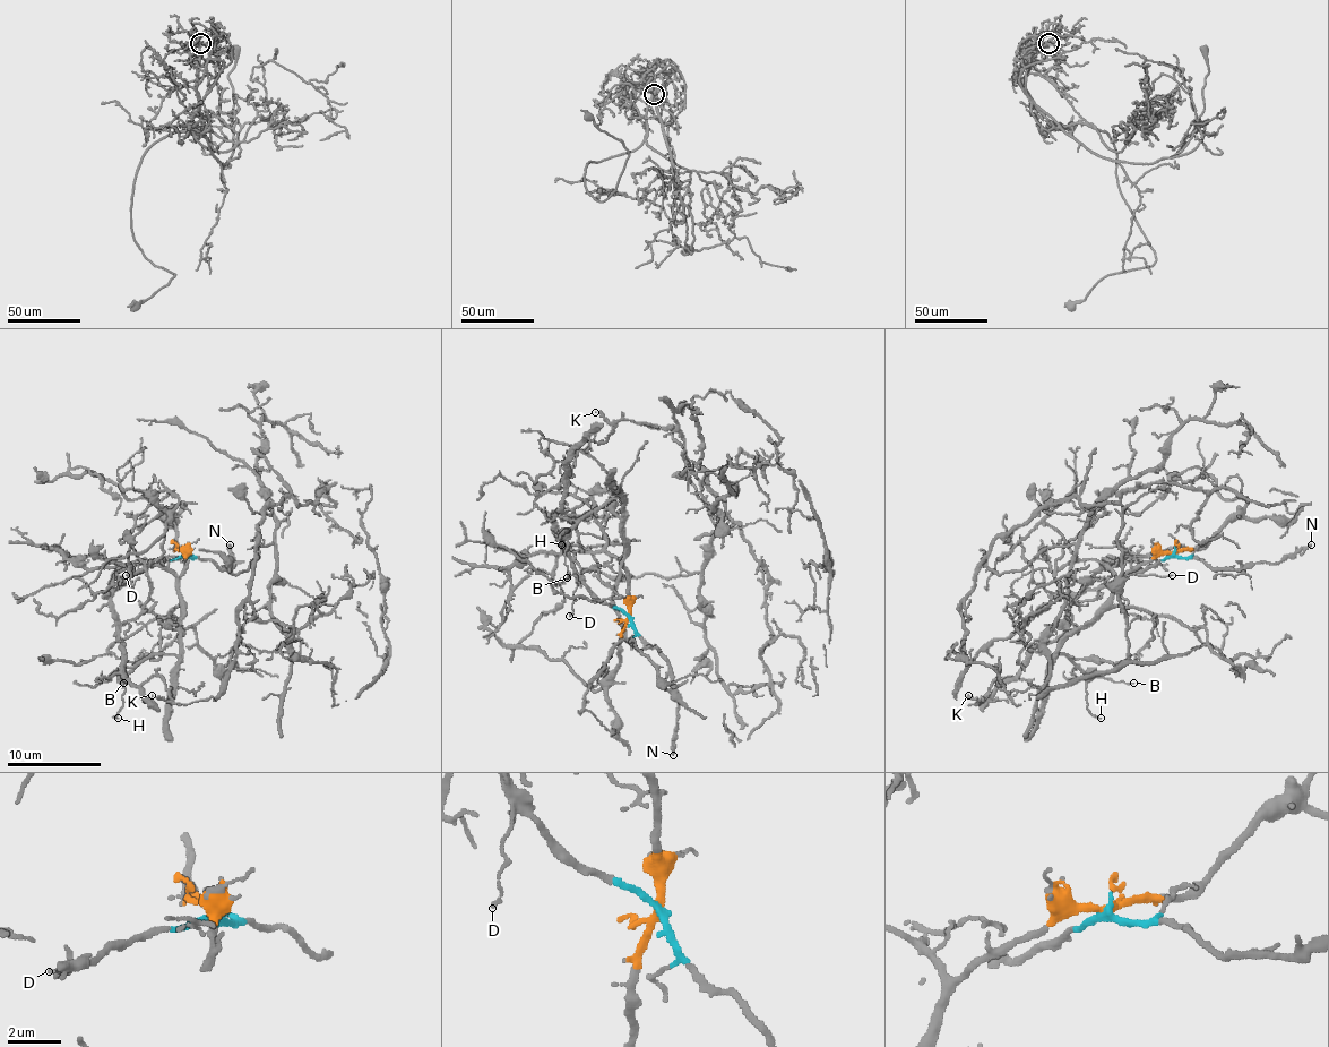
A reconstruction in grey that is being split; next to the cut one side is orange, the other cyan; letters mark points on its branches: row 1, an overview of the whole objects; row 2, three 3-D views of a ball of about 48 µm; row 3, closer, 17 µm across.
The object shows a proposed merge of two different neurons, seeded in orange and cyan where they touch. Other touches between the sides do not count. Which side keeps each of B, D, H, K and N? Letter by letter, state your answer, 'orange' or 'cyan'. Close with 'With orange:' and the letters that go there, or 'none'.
B: orange
D: cyan
H: orange
K: cyan
N: cyan
With orange: B, H

